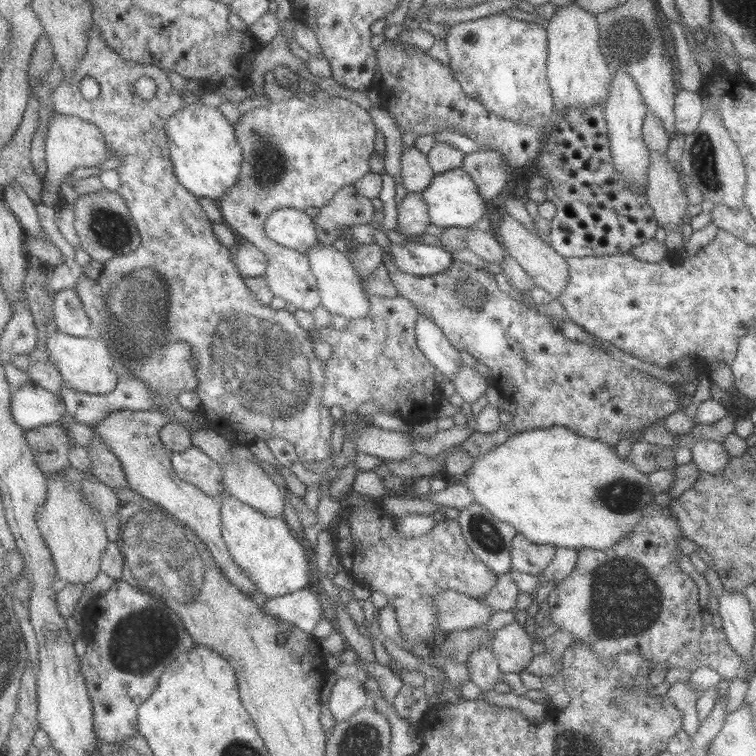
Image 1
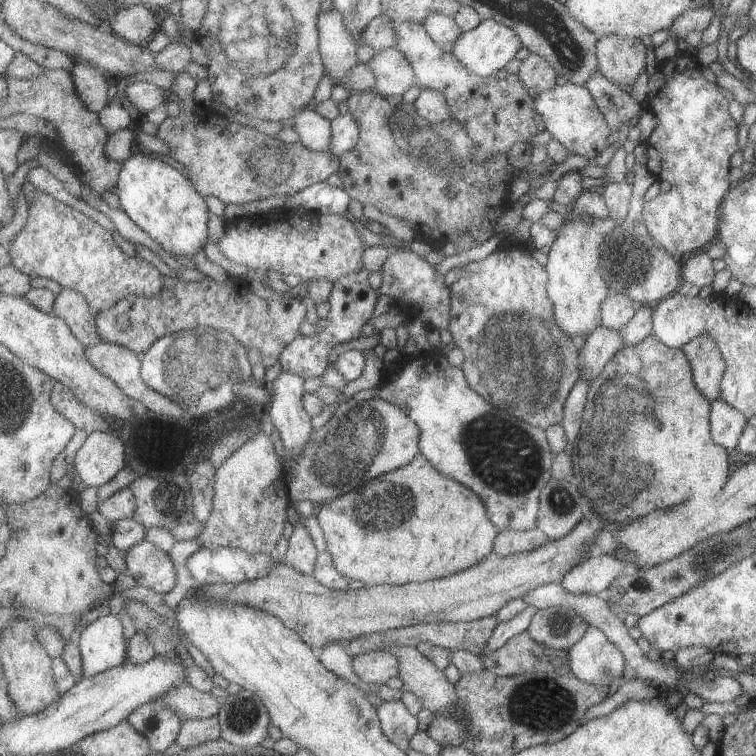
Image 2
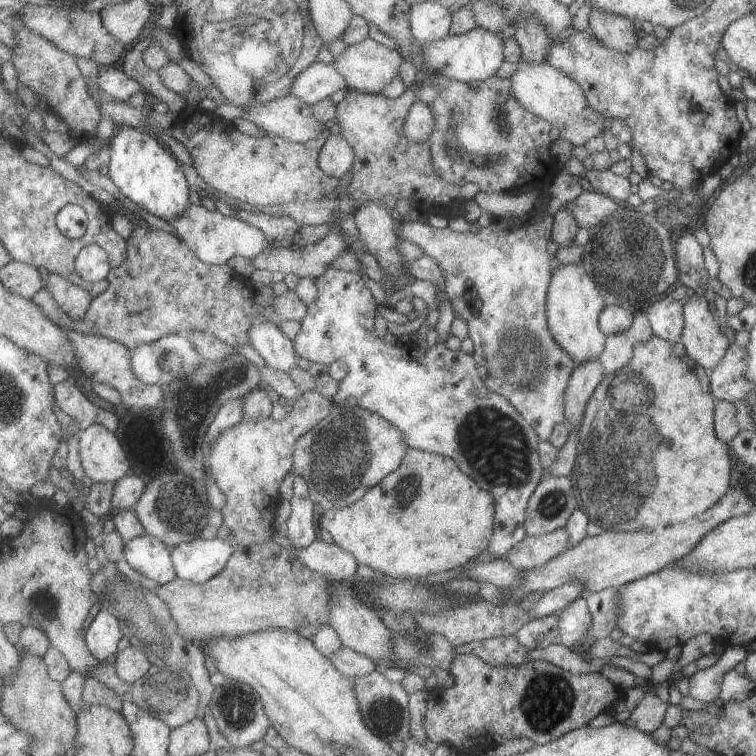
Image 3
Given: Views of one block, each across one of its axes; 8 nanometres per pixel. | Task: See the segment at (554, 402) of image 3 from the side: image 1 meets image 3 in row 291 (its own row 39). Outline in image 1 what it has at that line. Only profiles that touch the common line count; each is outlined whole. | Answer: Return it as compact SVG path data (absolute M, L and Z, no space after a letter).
M499 5L493 15L450 27L444 40L451 59L448 66L470 98L484 103L490 113L500 118L537 127L550 125L555 108L547 77L549 44L546 29L540 24L519 21L507 6Z

